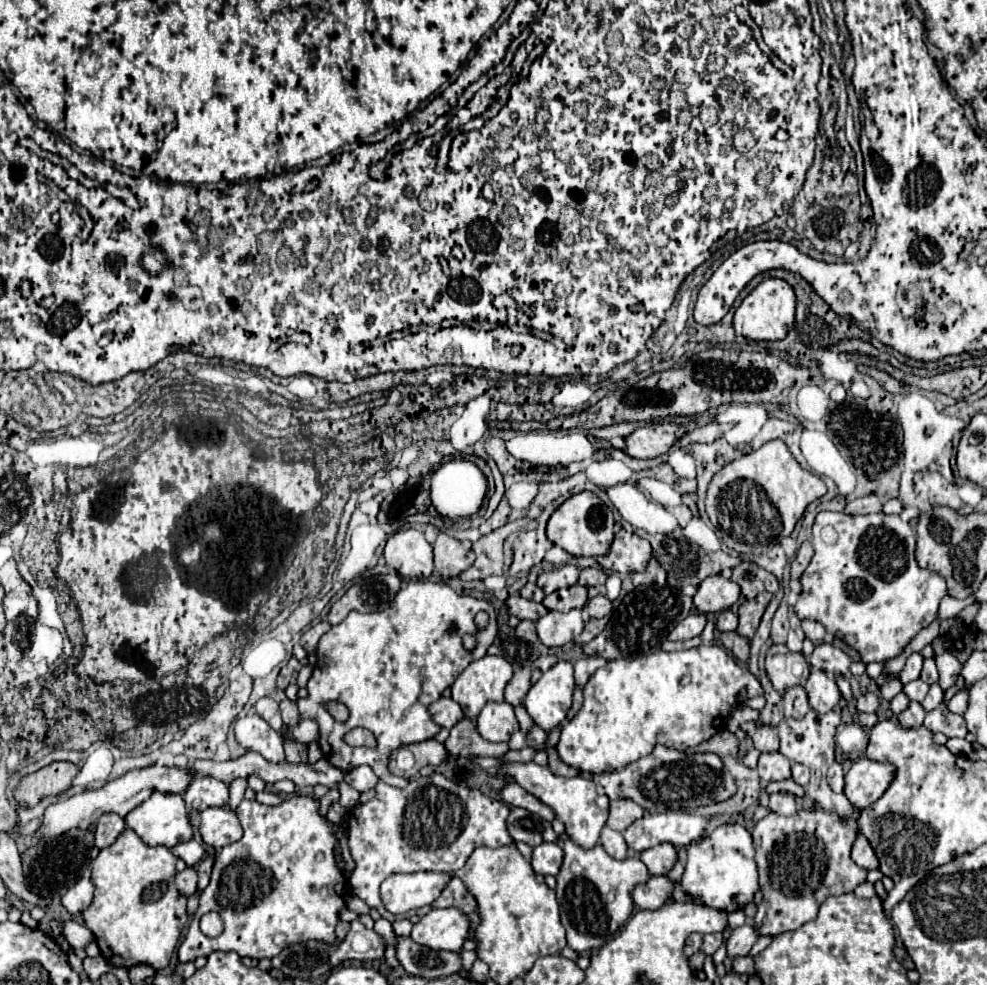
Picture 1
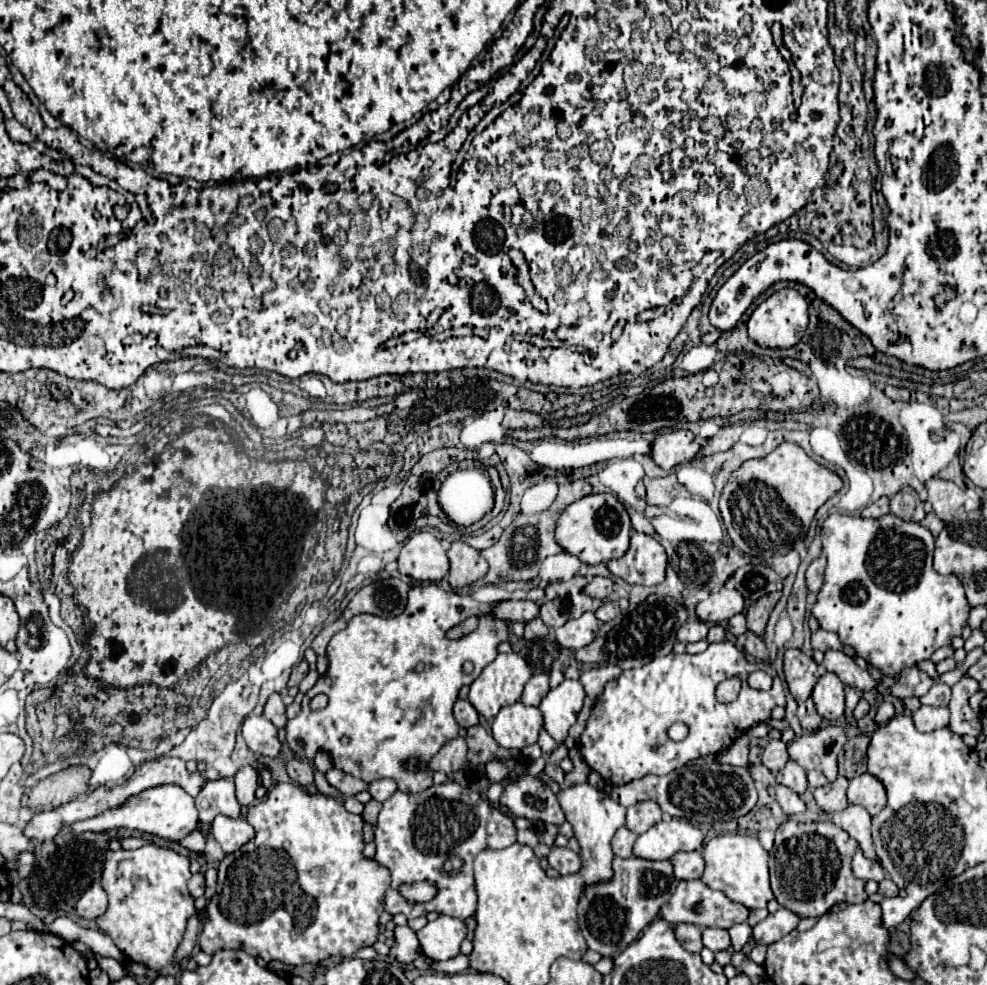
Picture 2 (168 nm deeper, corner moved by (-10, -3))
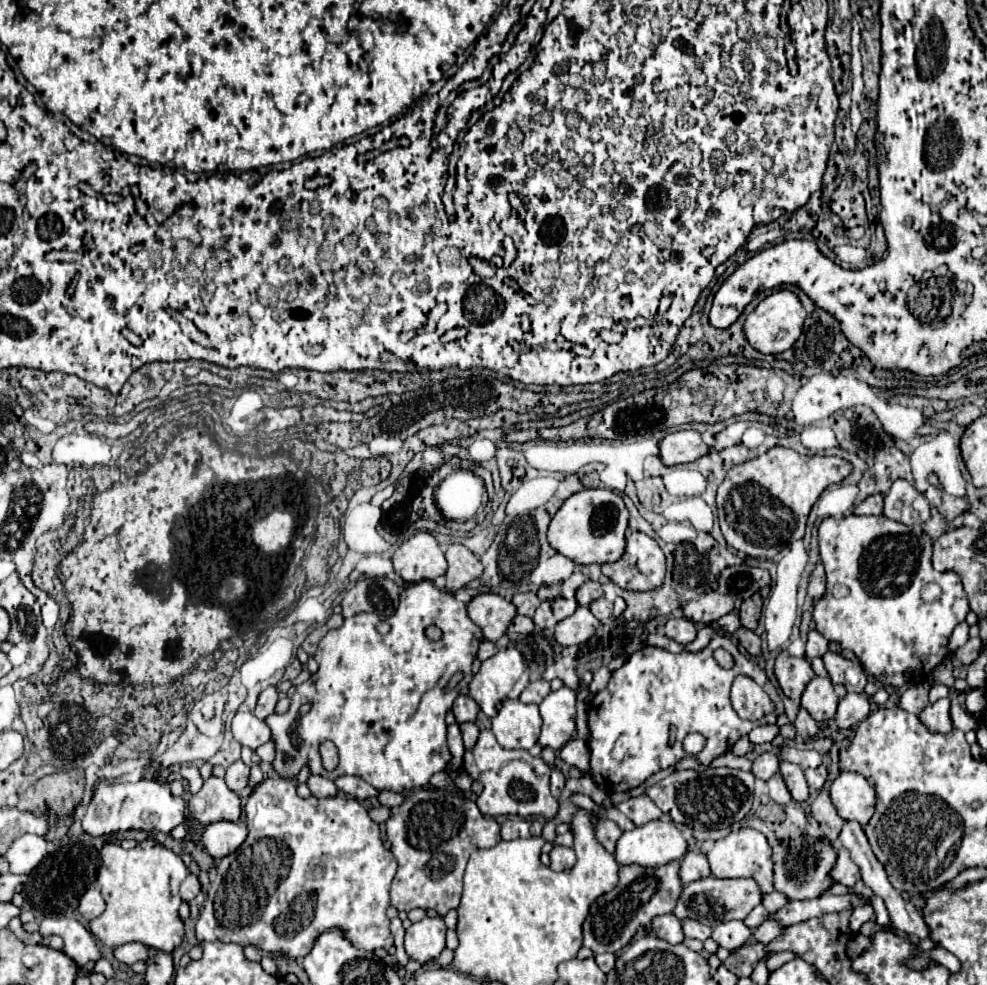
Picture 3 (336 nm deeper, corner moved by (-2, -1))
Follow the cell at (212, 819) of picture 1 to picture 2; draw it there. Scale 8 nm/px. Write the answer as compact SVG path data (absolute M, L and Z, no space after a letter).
M216 816L212 822L212 836L222 846L224 854L232 854L252 840L254 828L246 818L232 820L228 816Z

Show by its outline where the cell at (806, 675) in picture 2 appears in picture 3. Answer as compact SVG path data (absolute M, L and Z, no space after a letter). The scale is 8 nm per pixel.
M784 650L776 658L776 678L782 692L790 700L800 702L806 684L814 678L814 670L806 658L794 658Z

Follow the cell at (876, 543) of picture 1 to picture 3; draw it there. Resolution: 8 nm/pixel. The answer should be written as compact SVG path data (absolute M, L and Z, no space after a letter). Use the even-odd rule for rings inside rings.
M850 514L844 518L824 518L818 528L818 546L828 582L824 596L814 604L812 618L816 622L816 630L824 638L852 650L862 662L864 670L884 684L902 686L906 682L926 678L948 656L948 638L970 612L958 574L936 572L932 568L932 540L928 534L924 534L920 526L910 528L886 516ZM928 582L936 582L942 588L942 596L936 602L922 600L920 592Z

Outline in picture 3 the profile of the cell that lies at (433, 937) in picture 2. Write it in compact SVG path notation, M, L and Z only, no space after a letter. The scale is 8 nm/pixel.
M424 918L406 930L406 954L418 962L430 962L444 950L446 924L444 918Z

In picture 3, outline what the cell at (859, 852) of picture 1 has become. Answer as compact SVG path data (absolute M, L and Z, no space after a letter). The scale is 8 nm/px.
M840 848L838 850L838 860L836 860L836 866L832 868L832 878L840 884L846 884L846 886L854 886L858 880L860 880L860 868L852 862L848 850Z

